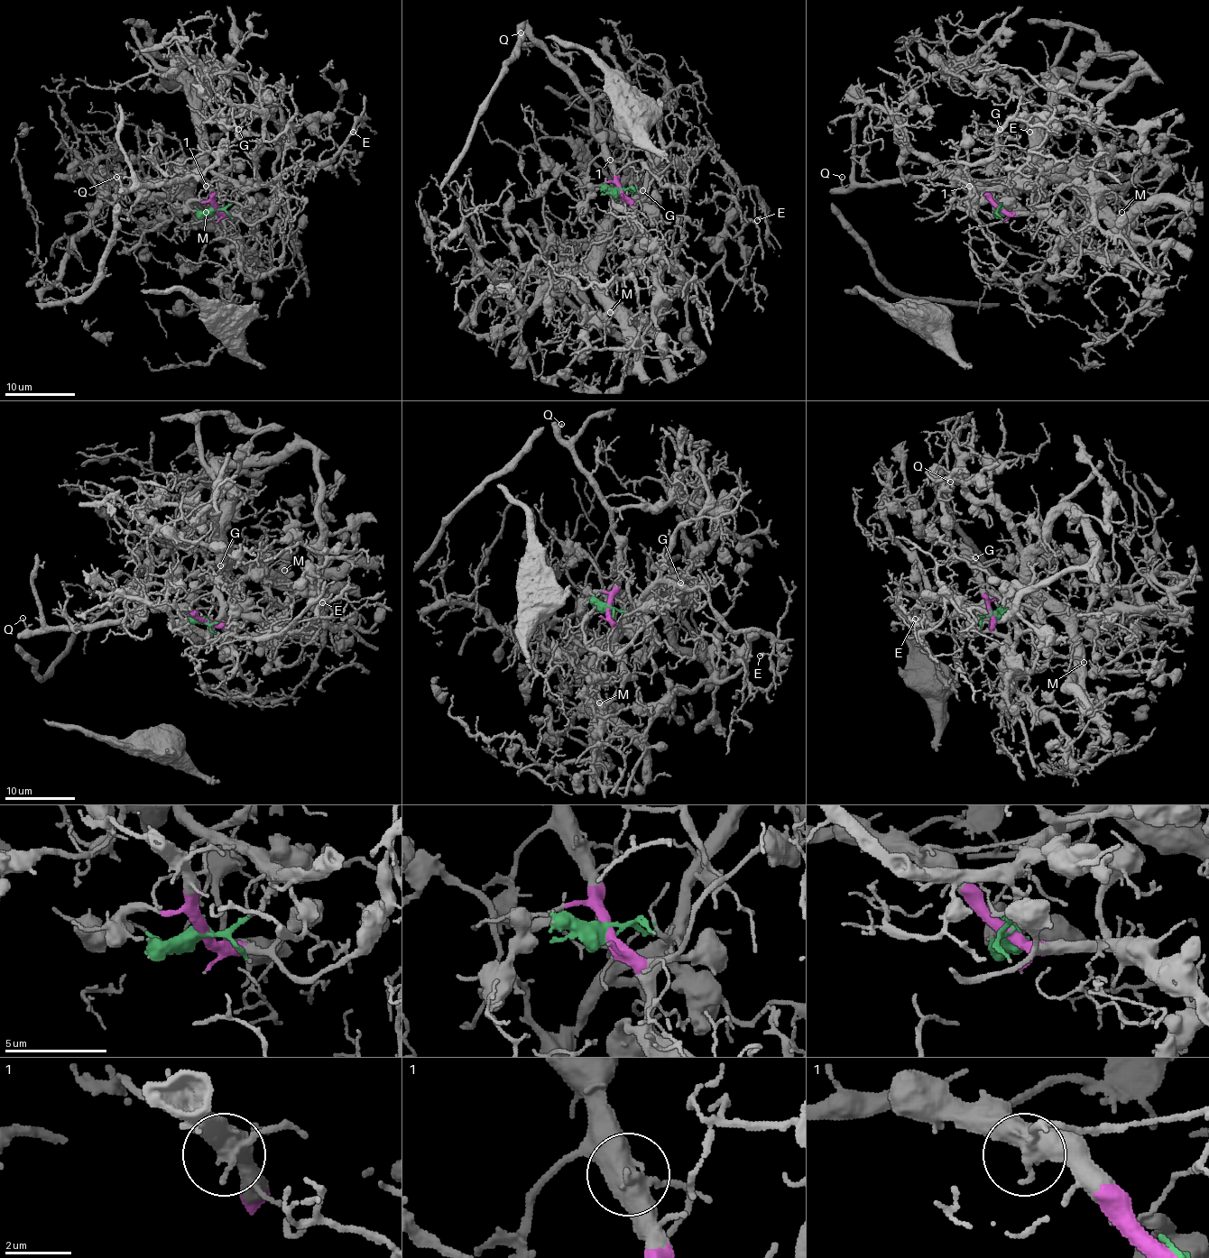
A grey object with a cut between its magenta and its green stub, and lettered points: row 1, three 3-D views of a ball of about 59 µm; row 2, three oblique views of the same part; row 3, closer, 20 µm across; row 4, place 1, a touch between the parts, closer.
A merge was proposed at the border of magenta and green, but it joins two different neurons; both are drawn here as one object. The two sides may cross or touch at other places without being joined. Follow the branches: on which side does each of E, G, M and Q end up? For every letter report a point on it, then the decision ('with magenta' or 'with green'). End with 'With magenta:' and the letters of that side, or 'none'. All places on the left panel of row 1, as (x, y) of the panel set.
E: place (353, 132); with green
G: place (238, 129); with green
M: place (206, 212); with green
Q: place (116, 177); with magenta
With magenta: Q

